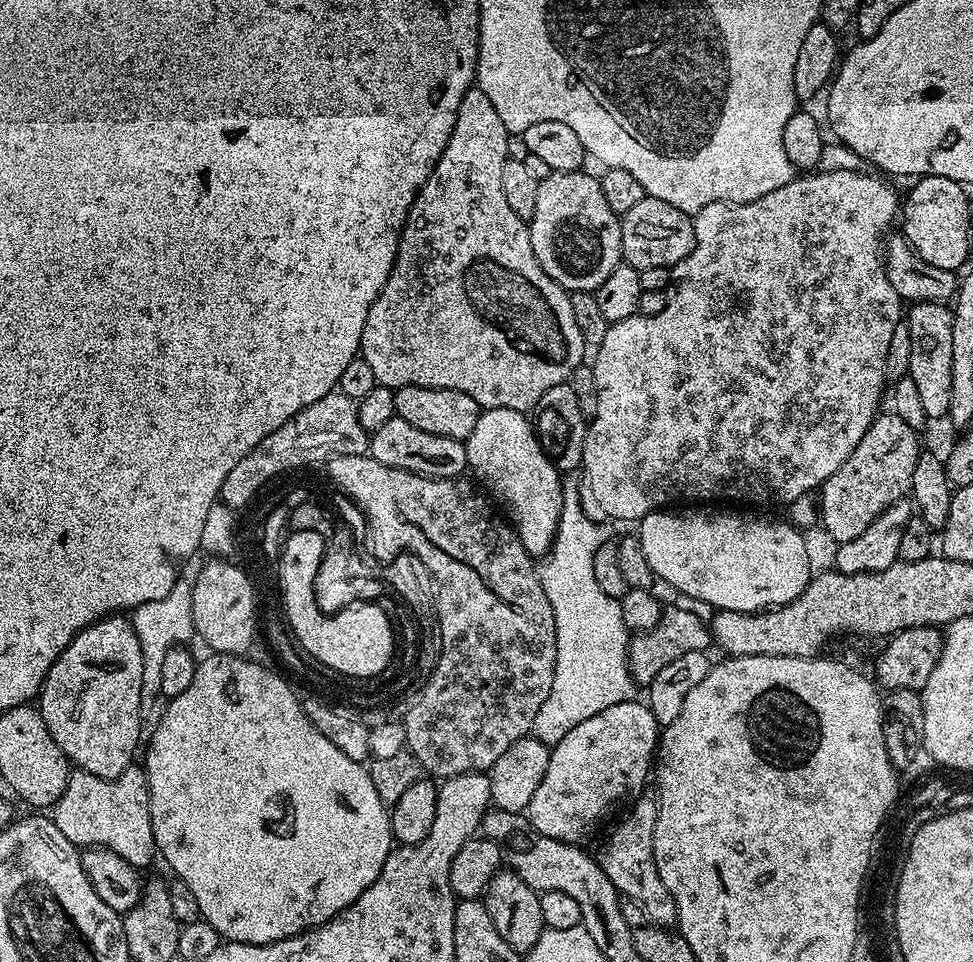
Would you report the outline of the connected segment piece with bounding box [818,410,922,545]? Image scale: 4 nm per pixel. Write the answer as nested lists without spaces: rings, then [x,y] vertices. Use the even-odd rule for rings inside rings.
[[[884,410],[862,434],[862,442],[842,462],[840,469],[818,489],[818,520],[837,545],[850,542],[894,502],[912,491],[914,462],[918,462],[922,445],[917,429],[910,427],[891,410]]]

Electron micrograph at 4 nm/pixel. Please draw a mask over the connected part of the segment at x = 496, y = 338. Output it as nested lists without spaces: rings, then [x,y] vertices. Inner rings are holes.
[[[475,86],[466,90],[462,98],[462,106],[458,106],[458,114],[454,122],[454,130],[450,134],[450,142],[446,142],[446,150],[442,150],[442,158],[434,166],[430,178],[418,190],[414,202],[408,211],[408,220],[400,231],[398,250],[394,258],[394,266],[390,270],[390,278],[386,278],[386,286],[374,298],[370,310],[366,314],[366,326],[362,326],[359,355],[374,370],[377,384],[385,384],[393,390],[402,386],[430,386],[438,390],[462,390],[462,394],[470,394],[474,402],[478,402],[481,410],[485,408],[505,408],[531,413],[539,405],[546,393],[559,389],[572,375],[572,371],[585,359],[586,345],[582,338],[582,330],[574,322],[574,310],[570,306],[570,293],[561,284],[554,282],[546,270],[538,262],[534,254],[532,239],[528,233],[528,224],[506,202],[502,191],[502,166],[510,158],[508,152],[510,134],[506,126],[502,126],[502,118],[494,111],[490,98],[482,94]]]

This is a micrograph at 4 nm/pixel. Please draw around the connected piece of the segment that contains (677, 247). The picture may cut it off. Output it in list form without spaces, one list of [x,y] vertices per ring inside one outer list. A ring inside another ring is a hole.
[[[645,195],[642,202],[633,206],[620,221],[620,254],[623,263],[638,269],[662,266],[671,270],[690,254],[690,250],[694,250],[696,235],[692,221],[693,217],[678,210],[678,206],[670,206],[670,202],[662,202],[662,198]]]

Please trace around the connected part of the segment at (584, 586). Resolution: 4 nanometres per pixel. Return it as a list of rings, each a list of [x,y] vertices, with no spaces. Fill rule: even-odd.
[[[572,478],[563,481],[564,493],[562,494],[562,510],[560,511],[560,521],[556,527],[556,537],[552,539],[550,551],[543,557],[542,575],[540,576],[540,585],[544,588],[546,598],[550,598],[550,606],[554,610],[554,618],[556,619],[556,665],[554,666],[554,686],[550,686],[550,694],[546,698],[546,702],[542,702],[542,710],[538,710],[538,718],[534,718],[534,726],[531,735],[541,740],[543,744],[549,746],[562,742],[562,738],[566,738],[566,734],[570,734],[570,730],[574,730],[574,726],[578,726],[578,722],[586,722],[586,718],[594,718],[600,716],[602,710],[606,710],[606,706],[618,706],[618,702],[626,702],[633,699],[634,681],[630,670],[628,669],[628,642],[630,639],[630,631],[623,624],[622,606],[619,600],[610,598],[610,594],[606,594],[606,590],[602,590],[602,586],[598,586],[598,578],[594,578],[594,554],[598,550],[598,546],[602,546],[609,539],[608,532],[603,523],[592,520],[586,513],[580,501],[580,490],[577,481]]]

